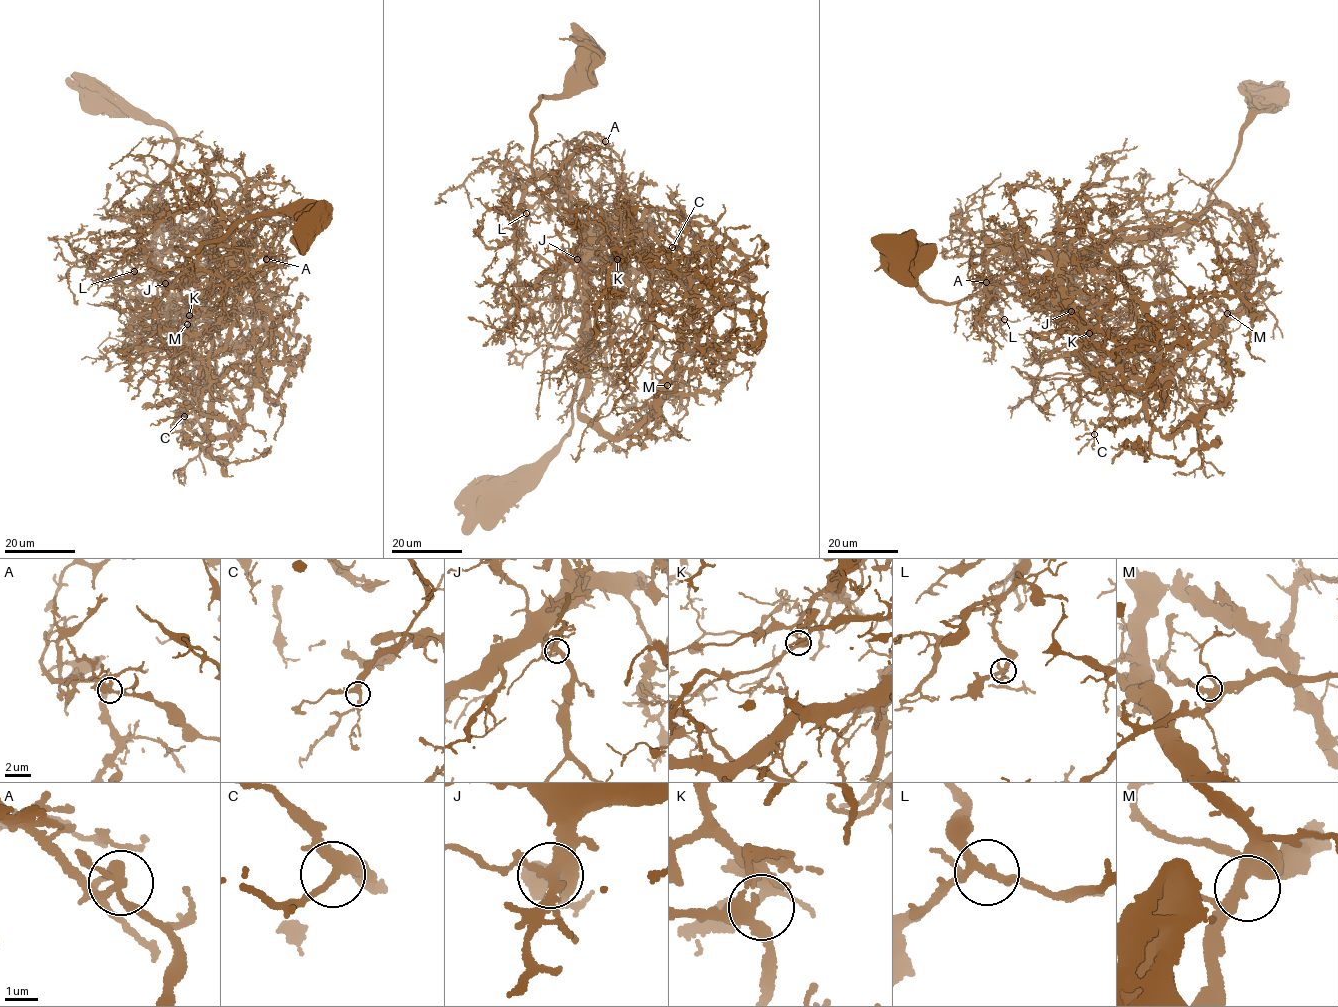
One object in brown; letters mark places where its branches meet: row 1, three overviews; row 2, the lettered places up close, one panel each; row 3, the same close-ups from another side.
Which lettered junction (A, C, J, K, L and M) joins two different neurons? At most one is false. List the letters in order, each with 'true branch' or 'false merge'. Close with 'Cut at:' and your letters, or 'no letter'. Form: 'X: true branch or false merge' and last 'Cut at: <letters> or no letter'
A: false merge
C: true branch
J: true branch
K: true branch
L: true branch
M: true branch
Cut at: A

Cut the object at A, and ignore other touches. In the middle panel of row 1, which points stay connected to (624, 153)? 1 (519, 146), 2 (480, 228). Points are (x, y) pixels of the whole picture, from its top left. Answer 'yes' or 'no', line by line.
1: no
2: yes

